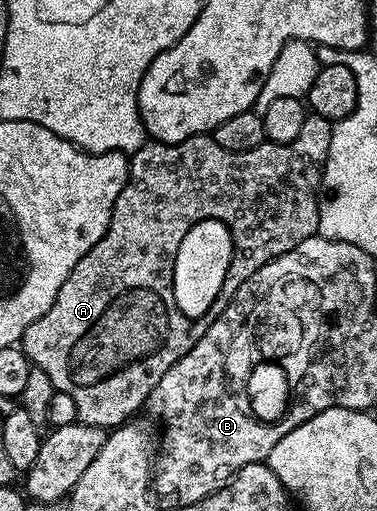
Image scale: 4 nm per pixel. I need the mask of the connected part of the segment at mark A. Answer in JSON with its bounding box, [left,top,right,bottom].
[19,115,334,431]

